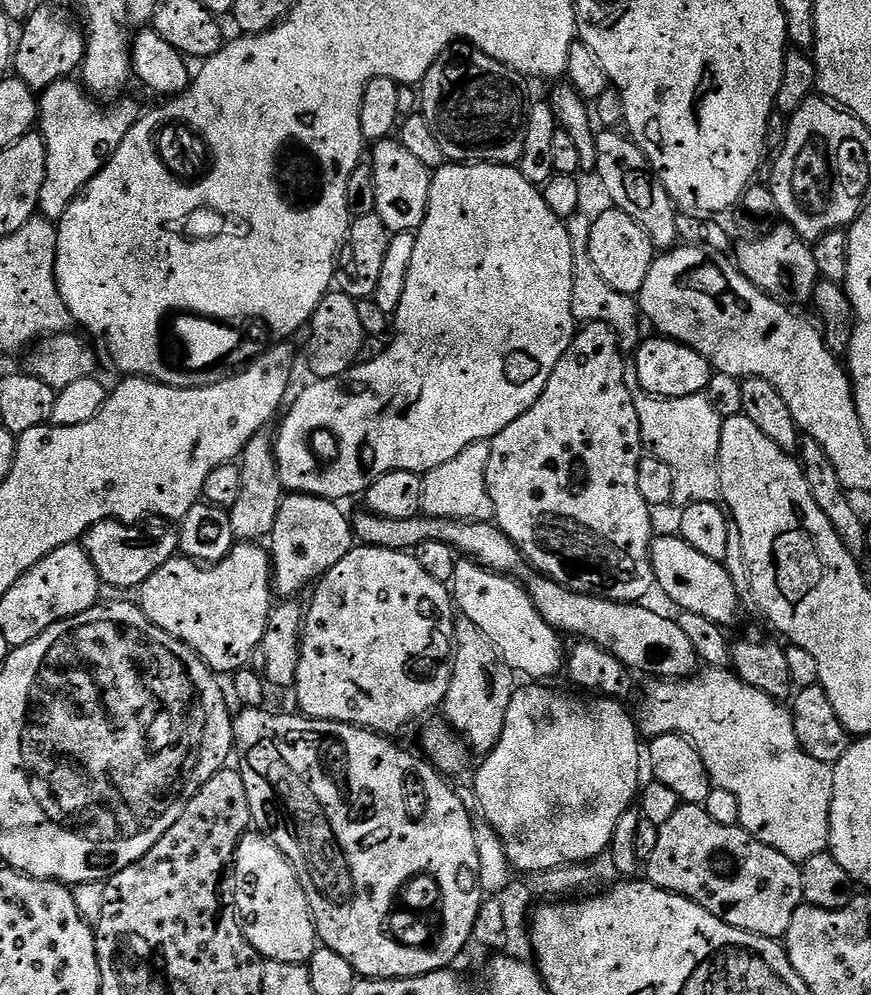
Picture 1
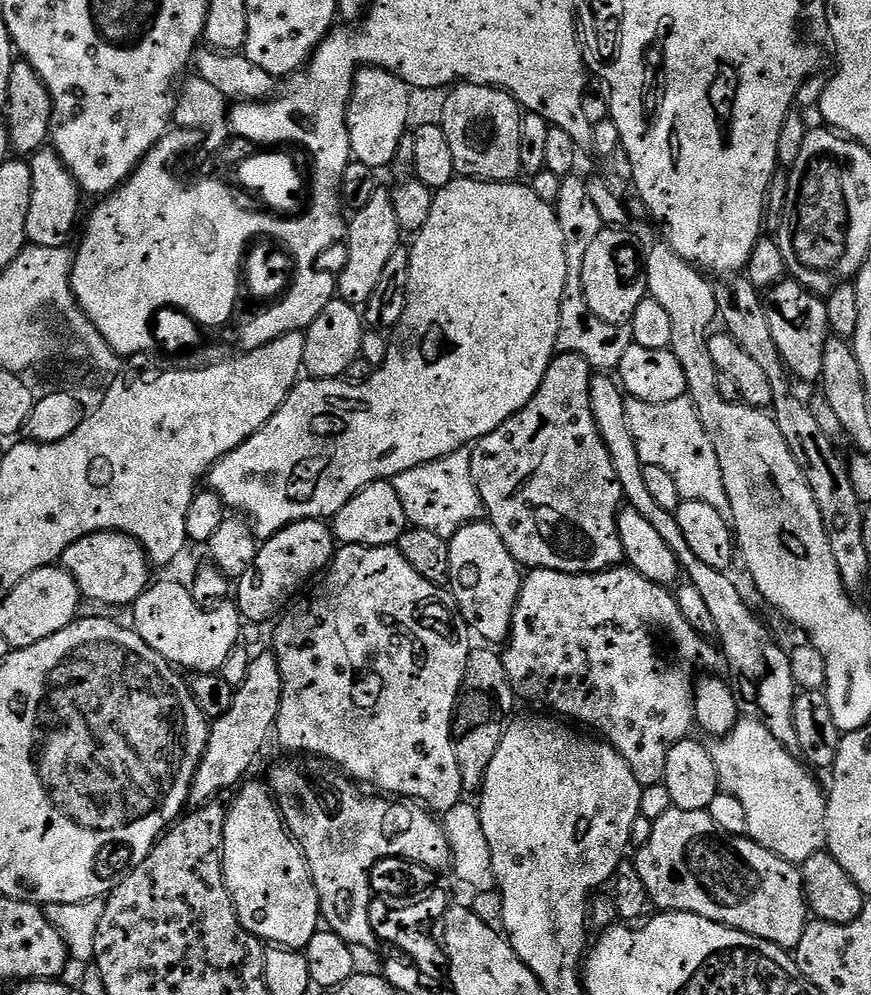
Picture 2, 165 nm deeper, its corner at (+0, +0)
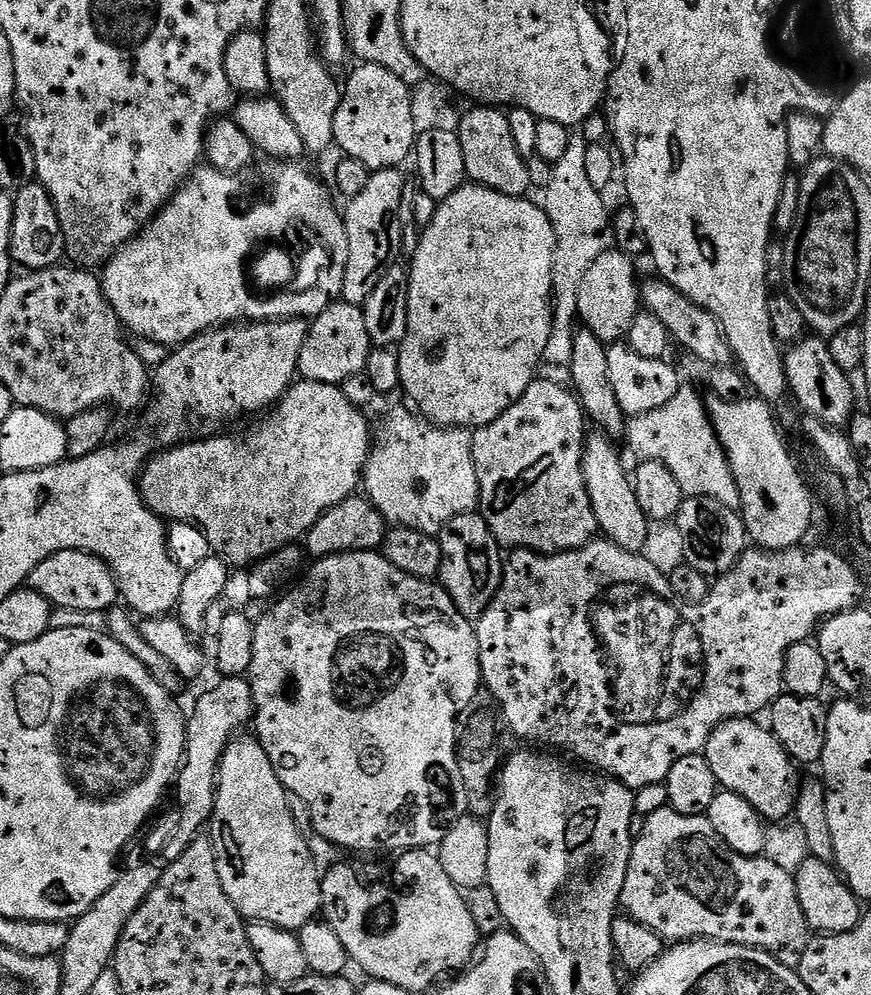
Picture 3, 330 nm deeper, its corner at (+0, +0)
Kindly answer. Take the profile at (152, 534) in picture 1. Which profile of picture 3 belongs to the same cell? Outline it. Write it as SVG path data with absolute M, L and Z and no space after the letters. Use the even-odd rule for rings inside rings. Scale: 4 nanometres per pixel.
M58 550L58 554L50 554L46 562L38 562L28 576L27 587L46 598L53 609L94 610L107 613L109 608L117 607L120 591L116 585L114 574L104 560L99 560L92 552L82 550Z

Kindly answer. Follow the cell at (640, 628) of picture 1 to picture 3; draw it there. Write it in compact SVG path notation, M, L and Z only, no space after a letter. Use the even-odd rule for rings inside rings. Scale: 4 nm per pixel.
M756 718L722 722L710 734L702 755L710 762L710 770L714 770L714 778L723 791L746 798L765 821L784 822L795 813L802 776L796 773L797 765L782 742L760 722Z

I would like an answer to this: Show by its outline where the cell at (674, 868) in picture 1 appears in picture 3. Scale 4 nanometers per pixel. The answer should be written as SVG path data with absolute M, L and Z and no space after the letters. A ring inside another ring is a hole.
M669 806L662 810L654 810L654 814L647 816L643 824L644 833L641 836L639 833L632 845L630 866L626 870L626 882L622 886L622 894L620 895L619 907L627 915L637 920L642 926L650 926L650 930L654 930L665 942L683 942L685 940L698 939L721 940L727 944L750 946L751 948L768 952L774 958L778 958L778 962L782 962L782 966L799 969L802 962L802 954L806 954L806 946L810 939L810 929L806 922L806 914L802 914L802 906L798 902L796 878L793 873L782 870L782 866L774 866L774 862L765 860L763 855L743 856L738 854L738 850L730 850L730 846L726 846L726 842L722 842L722 838L718 838L718 833L714 830L714 826L710 826L707 815L687 816L686 814L678 814Z

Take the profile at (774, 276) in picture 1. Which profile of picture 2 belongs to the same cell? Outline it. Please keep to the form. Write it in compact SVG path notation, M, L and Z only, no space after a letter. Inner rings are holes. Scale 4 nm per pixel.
M791 278L779 280L776 285L767 289L763 305L770 322L770 338L774 338L774 346L778 346L778 354L784 360L784 367L797 381L816 382L822 374L822 353L826 350L830 335L824 302L825 297L817 296Z

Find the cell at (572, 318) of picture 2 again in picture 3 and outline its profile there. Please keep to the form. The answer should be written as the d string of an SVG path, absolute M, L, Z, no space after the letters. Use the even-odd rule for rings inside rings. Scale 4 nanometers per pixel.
M573 135L565 156L552 165L550 186L543 189L542 207L554 226L556 249L554 250L554 270L552 271L552 329L546 338L543 363L553 364L560 370L567 369L570 358L574 358L574 338L580 311L578 310L578 290L582 290L582 278L586 270L602 258L614 244L612 216L604 205L601 189L595 188L586 175L586 150L588 141L583 135Z

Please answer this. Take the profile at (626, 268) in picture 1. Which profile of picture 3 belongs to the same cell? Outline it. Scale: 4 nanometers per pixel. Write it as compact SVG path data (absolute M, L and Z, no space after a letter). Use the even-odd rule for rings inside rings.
M609 250L586 270L582 290L578 290L579 323L605 342L620 342L627 337L634 318L642 308L640 284L636 280L637 261L619 250Z

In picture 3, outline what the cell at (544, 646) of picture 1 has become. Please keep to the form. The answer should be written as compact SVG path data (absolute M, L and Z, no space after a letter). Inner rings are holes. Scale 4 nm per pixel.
M467 512L446 522L444 529L438 533L438 539L442 550L439 583L448 591L454 606L458 606L462 615L480 617L486 606L490 606L500 588L500 579L504 577L505 557L501 544L494 538L484 517L476 512Z

